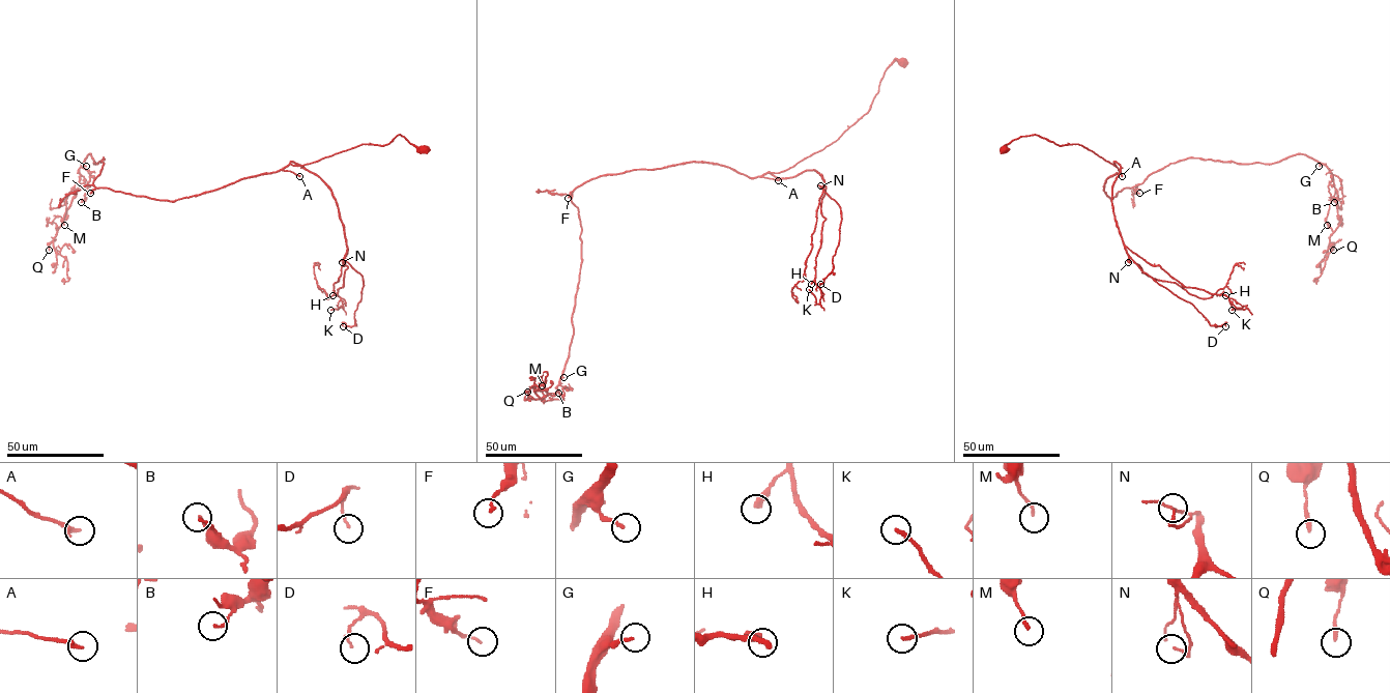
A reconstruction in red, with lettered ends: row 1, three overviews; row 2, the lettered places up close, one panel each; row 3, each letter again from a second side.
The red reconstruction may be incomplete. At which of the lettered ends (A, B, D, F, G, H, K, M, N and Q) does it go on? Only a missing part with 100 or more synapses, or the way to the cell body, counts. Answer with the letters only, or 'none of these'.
none of these

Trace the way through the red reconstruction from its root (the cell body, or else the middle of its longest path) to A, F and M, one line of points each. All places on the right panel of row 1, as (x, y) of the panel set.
A: (1005, 149), (1003, 146), (1015, 139), (1034, 135), (1060, 145), (1078, 144), (1115, 164), (1122, 176)
F: (1005, 149), (1034, 135), (1060, 145), (1078, 144), (1118, 168), (1104, 184), (1111, 201), (1124, 188), (1139, 193)
M: (1005, 149), (1034, 135), (1080, 145), (1118, 168), (1111, 201), (1188, 157), (1305, 154), (1332, 175), (1327, 225)

